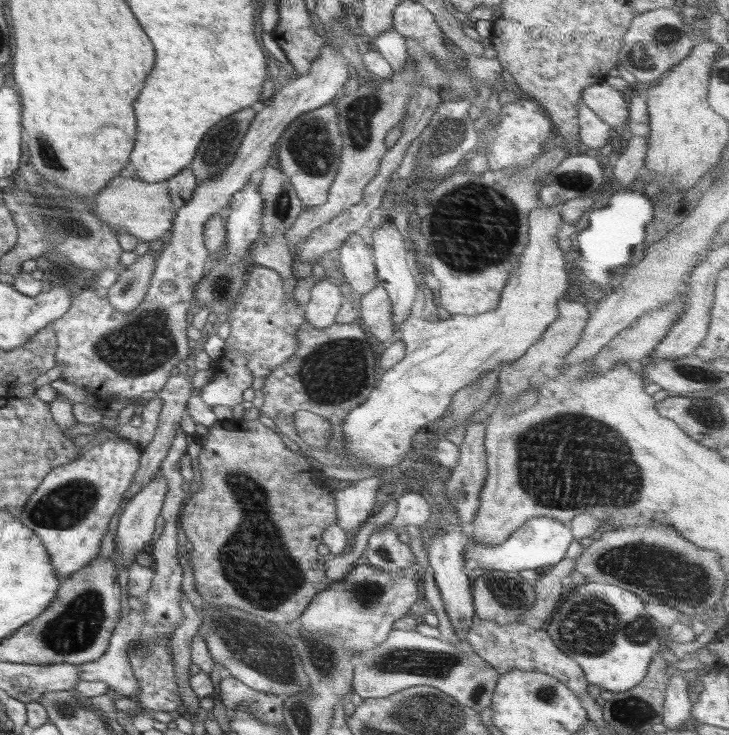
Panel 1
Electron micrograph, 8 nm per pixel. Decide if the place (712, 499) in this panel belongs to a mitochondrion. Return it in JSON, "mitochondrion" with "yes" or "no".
{"mitochondrion":"no"}

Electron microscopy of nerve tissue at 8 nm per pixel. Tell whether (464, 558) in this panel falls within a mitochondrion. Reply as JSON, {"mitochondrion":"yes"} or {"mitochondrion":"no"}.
{"mitochondrion":"no"}

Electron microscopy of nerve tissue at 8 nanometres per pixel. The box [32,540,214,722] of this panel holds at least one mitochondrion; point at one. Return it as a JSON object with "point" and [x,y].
{"point":[75,629]}

